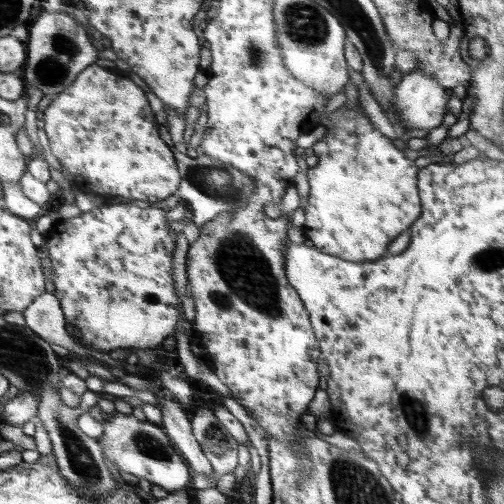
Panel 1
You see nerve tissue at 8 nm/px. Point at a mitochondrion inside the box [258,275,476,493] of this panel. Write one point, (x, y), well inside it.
(414, 412)

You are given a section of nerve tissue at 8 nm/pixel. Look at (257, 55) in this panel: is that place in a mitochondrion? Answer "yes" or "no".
yes

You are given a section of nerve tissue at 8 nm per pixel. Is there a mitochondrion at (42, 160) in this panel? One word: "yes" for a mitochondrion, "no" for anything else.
no

